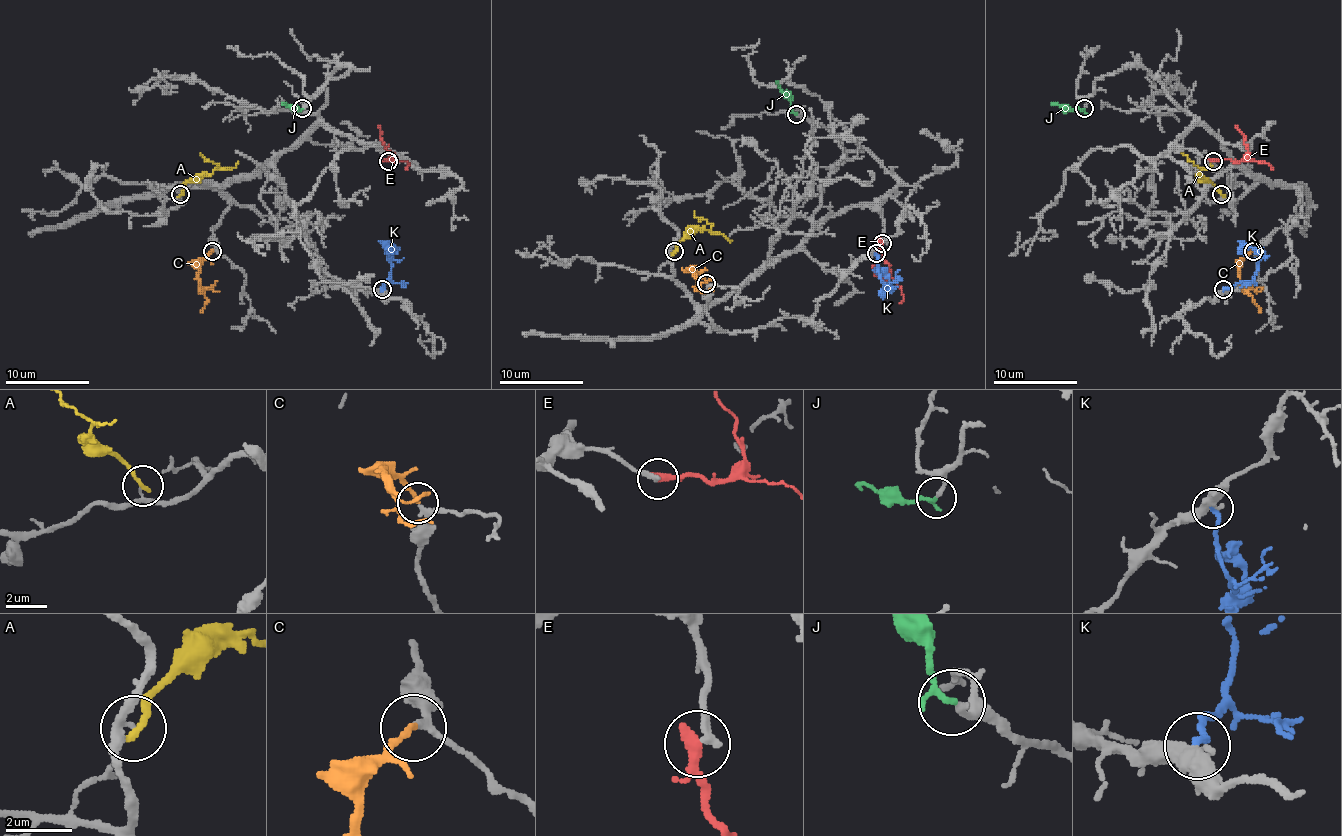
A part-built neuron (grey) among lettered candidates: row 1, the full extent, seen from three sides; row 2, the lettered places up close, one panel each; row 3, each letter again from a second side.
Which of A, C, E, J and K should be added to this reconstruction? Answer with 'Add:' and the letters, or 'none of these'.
Add: C, J

